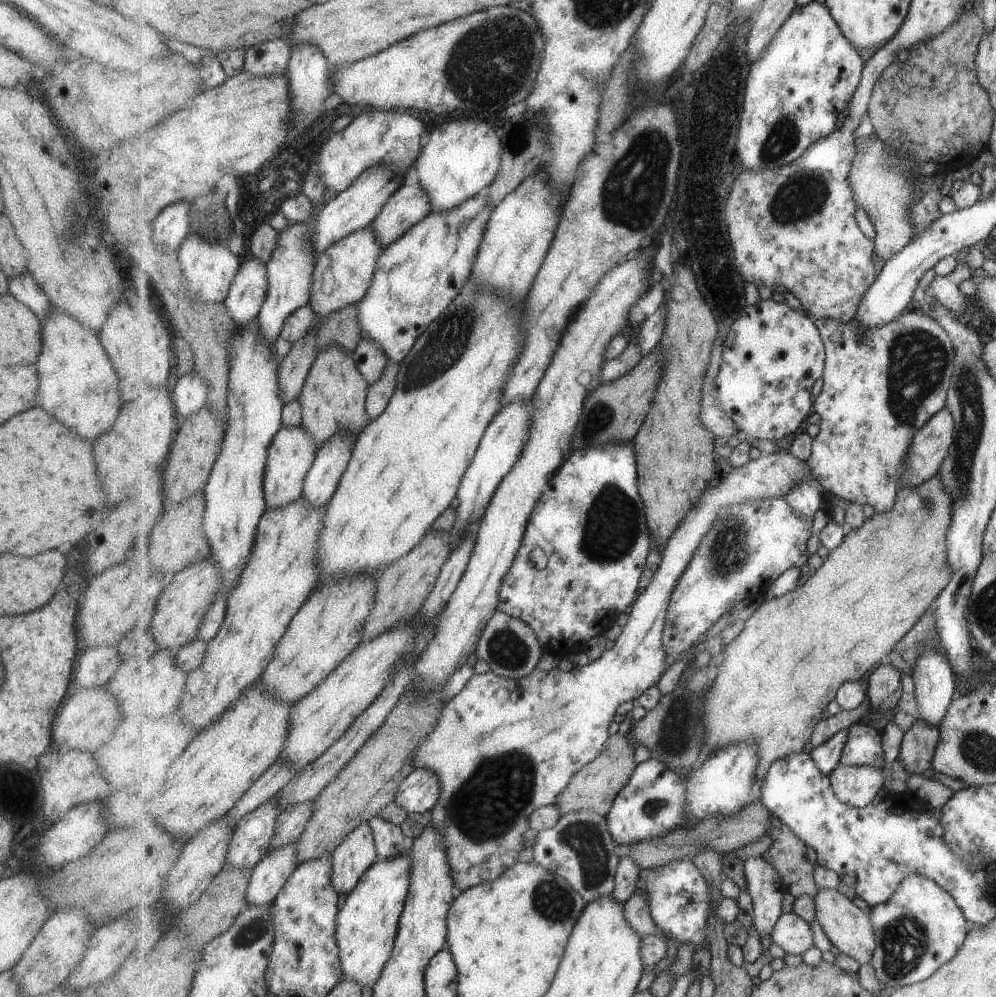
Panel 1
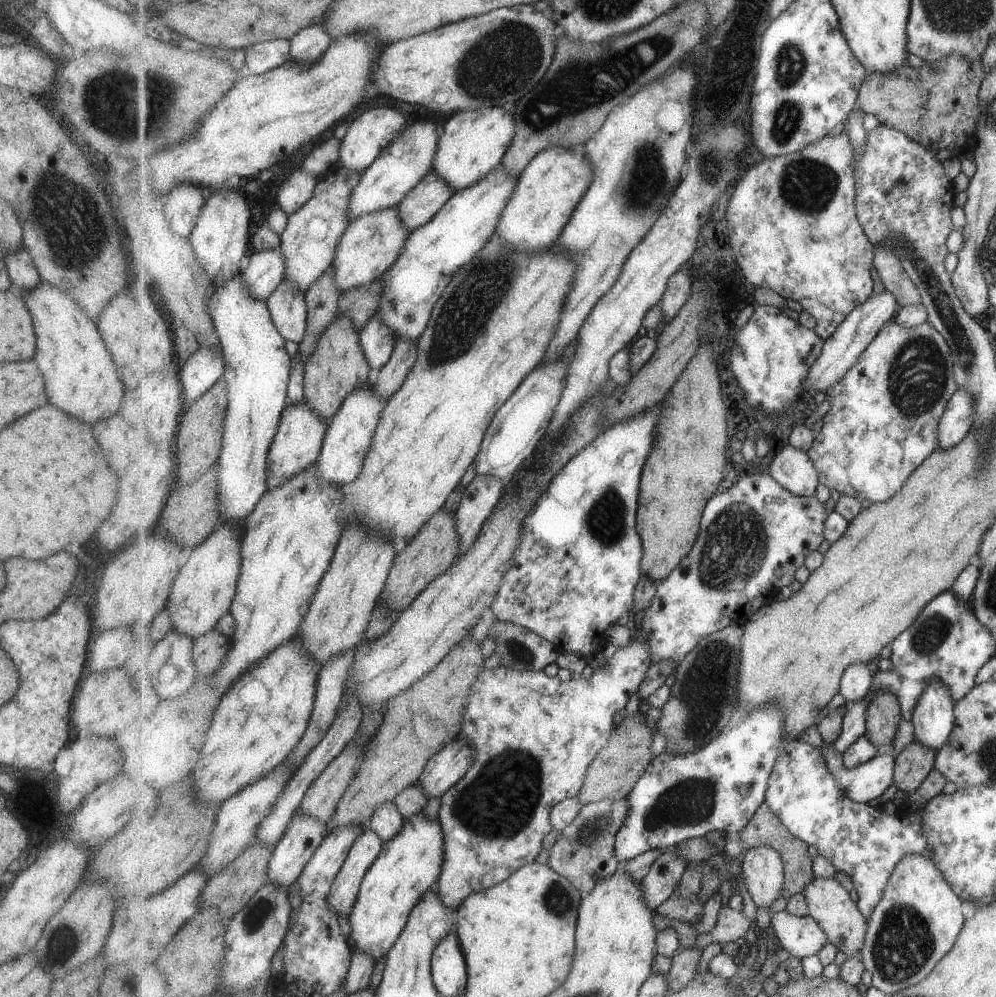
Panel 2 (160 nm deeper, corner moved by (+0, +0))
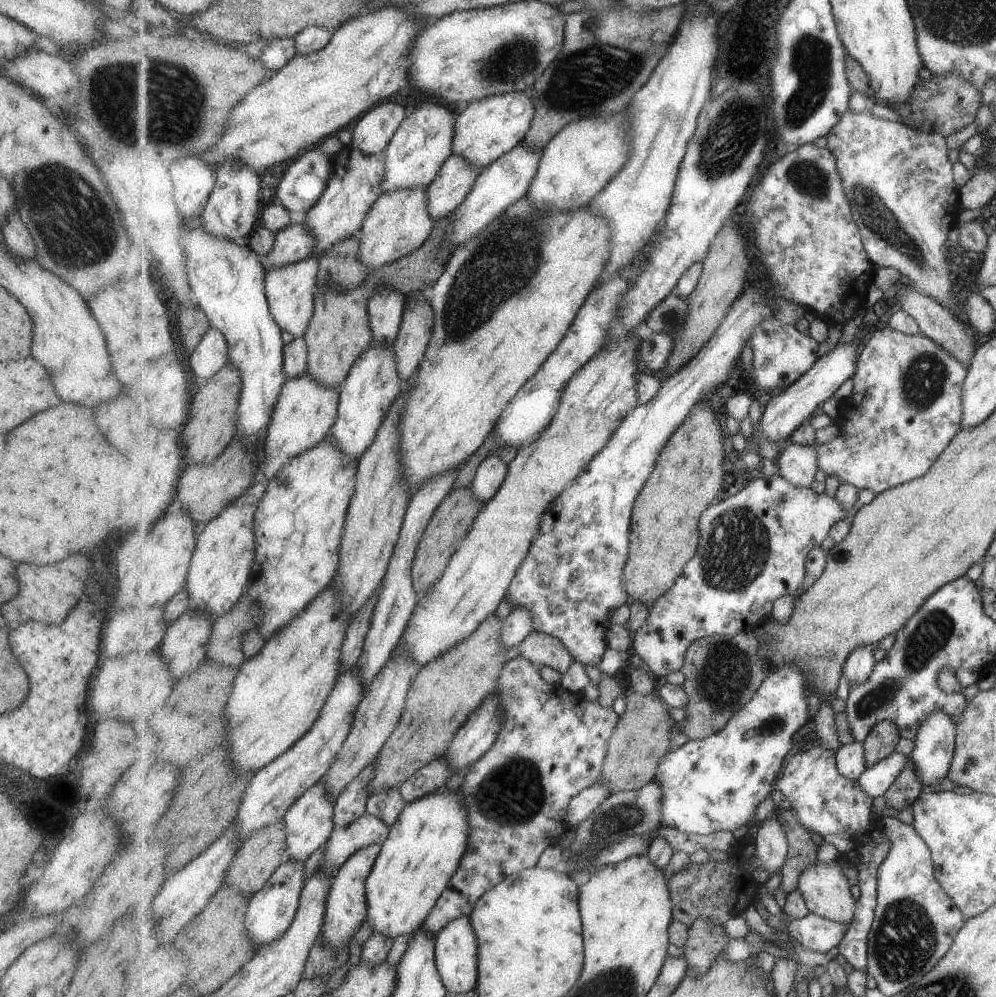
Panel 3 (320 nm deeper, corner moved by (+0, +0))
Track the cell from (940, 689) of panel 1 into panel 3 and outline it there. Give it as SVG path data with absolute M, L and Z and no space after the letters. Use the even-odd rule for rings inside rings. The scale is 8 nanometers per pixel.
M943 710L933 712L919 728L914 751L909 758L917 766L917 774L925 792L937 786L949 771L949 762L955 753L956 726Z

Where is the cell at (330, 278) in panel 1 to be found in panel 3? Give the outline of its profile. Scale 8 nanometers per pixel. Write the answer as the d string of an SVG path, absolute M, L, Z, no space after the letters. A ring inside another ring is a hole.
M427 187L405 188L387 192L373 204L359 235L359 260L370 270L397 262L418 250L430 237L435 229L433 218L427 208Z

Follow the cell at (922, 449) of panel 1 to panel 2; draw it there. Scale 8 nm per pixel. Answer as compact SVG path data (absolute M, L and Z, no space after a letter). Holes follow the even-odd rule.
M956 390L941 414L941 422L937 428L939 446L937 450L953 448L969 434L973 424L973 396L965 390Z

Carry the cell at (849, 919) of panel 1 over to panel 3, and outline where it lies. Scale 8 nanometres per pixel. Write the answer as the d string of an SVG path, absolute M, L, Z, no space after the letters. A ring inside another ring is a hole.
M837 862L811 864L801 874L799 890L810 913L851 926L856 902L851 894L851 884Z

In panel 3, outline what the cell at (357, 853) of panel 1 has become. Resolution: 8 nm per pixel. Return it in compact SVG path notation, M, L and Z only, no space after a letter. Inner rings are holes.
M371 844L353 854L348 862L340 868L333 878L332 888L327 898L327 910L325 910L325 921L322 927L325 942L329 942L335 950L341 950L365 924L367 910L369 909L366 895L366 882L372 874L377 858L380 858L381 844Z

